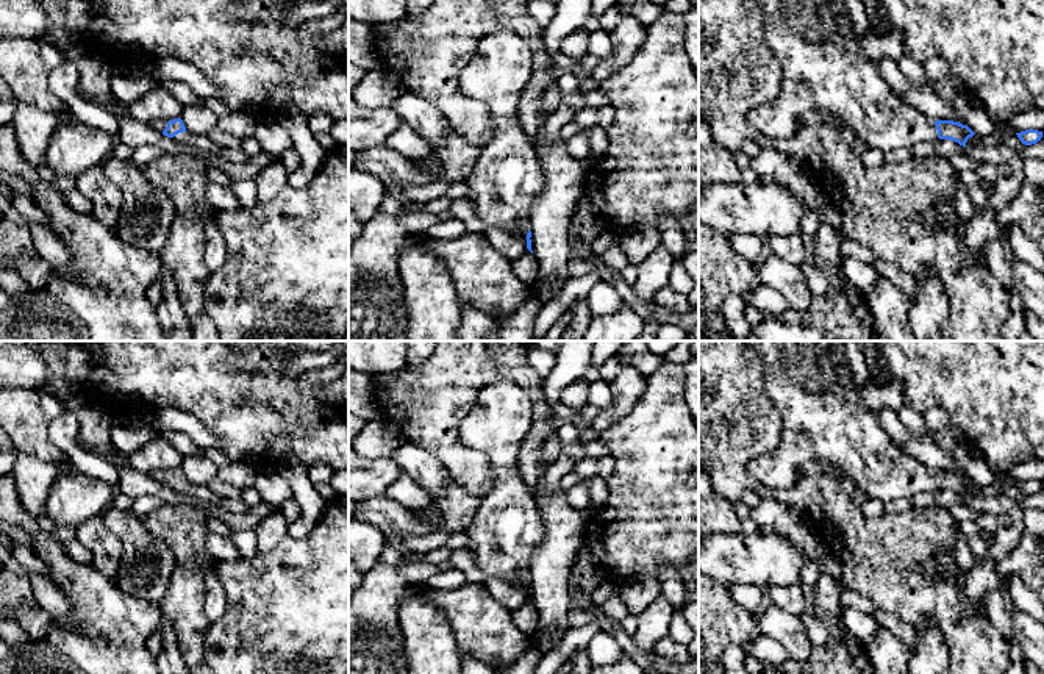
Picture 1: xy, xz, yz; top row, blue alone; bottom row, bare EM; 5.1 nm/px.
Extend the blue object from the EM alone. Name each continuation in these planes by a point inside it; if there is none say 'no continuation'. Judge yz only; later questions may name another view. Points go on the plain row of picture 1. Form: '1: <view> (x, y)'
1: yz (810, 383)

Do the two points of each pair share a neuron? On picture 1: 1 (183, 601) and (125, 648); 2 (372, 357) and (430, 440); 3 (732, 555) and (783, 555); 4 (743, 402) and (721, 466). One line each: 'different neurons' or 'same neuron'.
1: different neurons
2: different neurons
3: same neuron
4: same neuron

